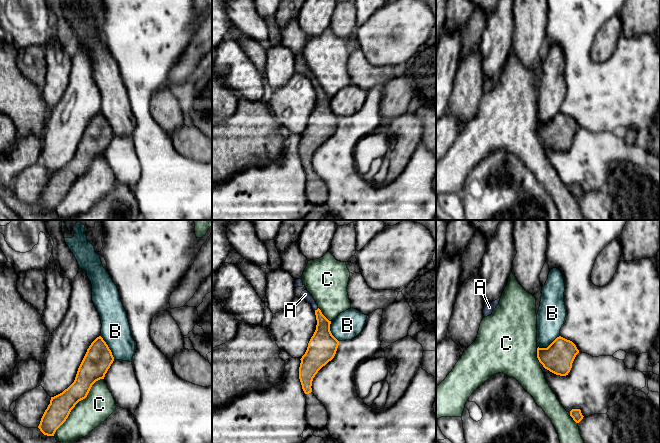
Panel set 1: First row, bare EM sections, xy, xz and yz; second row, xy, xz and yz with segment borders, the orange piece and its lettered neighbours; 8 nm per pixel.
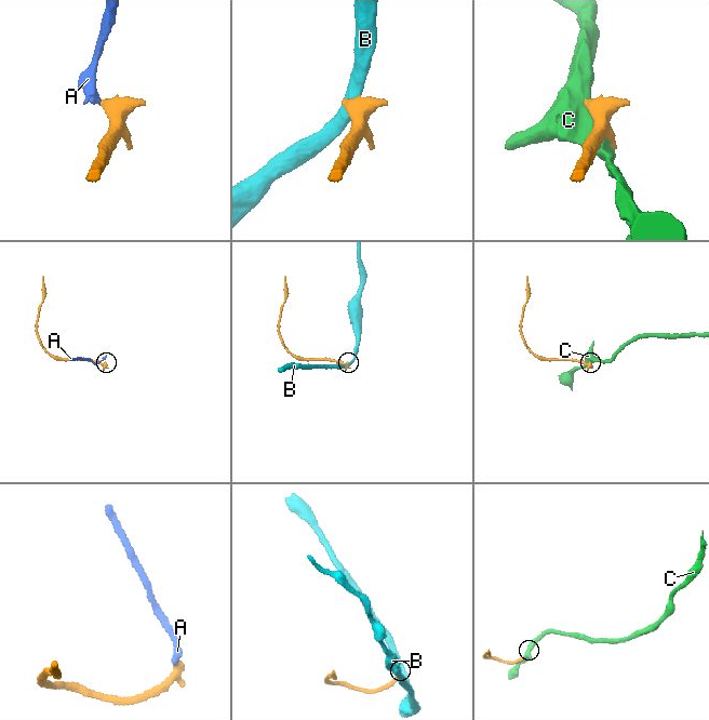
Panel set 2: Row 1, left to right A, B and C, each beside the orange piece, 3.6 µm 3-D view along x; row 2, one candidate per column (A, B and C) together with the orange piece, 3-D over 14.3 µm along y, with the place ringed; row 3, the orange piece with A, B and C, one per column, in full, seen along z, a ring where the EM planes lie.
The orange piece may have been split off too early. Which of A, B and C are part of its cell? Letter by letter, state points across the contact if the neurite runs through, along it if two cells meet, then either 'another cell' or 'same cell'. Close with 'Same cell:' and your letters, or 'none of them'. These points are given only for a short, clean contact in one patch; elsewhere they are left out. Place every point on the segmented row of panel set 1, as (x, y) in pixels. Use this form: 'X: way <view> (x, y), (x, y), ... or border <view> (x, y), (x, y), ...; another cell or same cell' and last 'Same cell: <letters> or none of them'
A: way xz (322, 339), (322, 320), (317, 309), (305, 294); same cell
B: border xy (100, 335), (114, 359); another cell
C: another cell
Same cell: A

